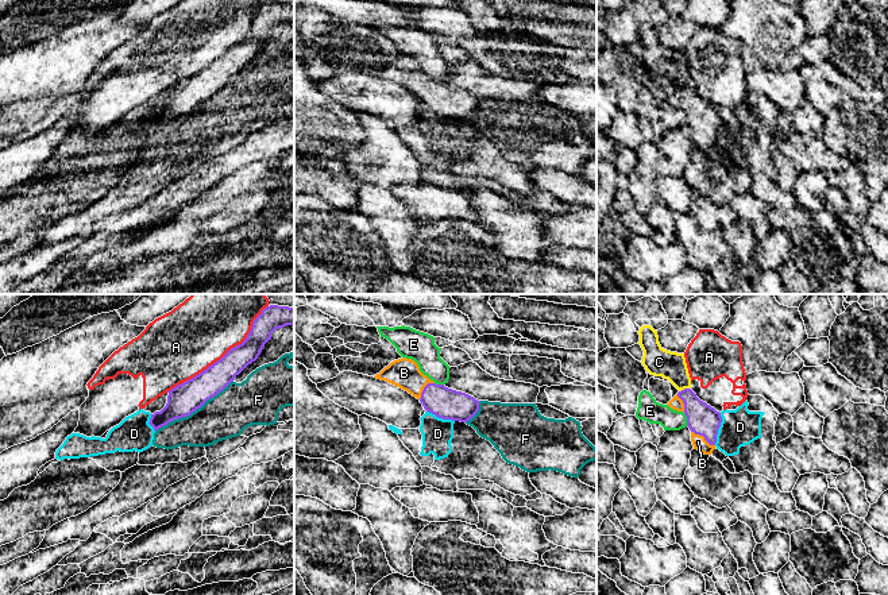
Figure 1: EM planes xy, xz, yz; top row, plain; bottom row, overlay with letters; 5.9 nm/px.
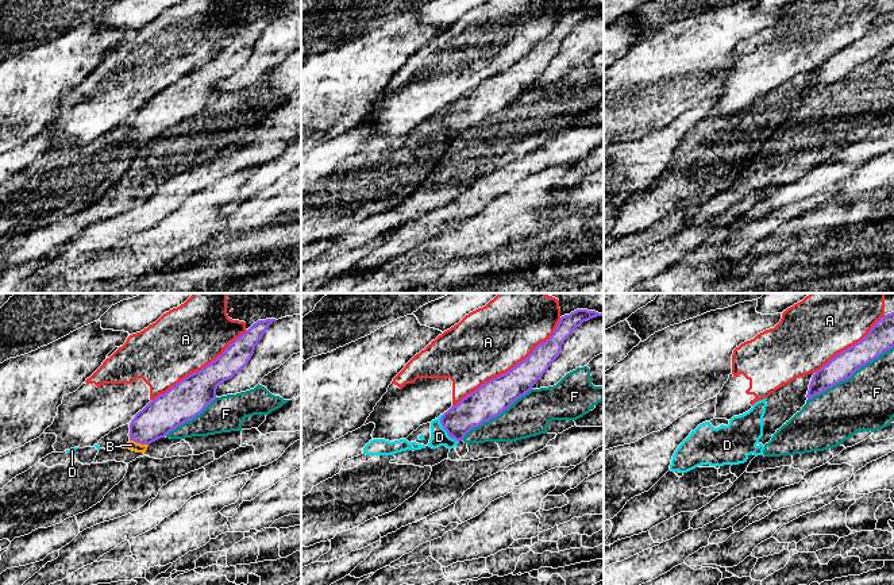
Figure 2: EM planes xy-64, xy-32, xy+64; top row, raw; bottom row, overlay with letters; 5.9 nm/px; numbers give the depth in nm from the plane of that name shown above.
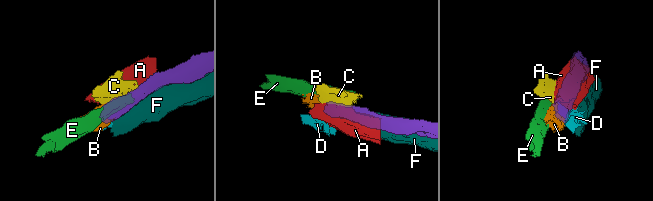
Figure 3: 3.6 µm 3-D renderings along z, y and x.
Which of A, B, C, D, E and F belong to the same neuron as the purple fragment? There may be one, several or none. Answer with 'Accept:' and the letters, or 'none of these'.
Accept: B

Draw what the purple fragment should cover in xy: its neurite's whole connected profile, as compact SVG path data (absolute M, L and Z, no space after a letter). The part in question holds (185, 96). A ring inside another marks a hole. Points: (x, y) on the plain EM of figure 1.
M270 3L254 18L246 38L231 46L220 58L194 76L175 84L161 109L151 112L150 123L157 130L169 120L188 115L208 97L223 89L235 74L260 53L275 27L294 23L294 5Z

